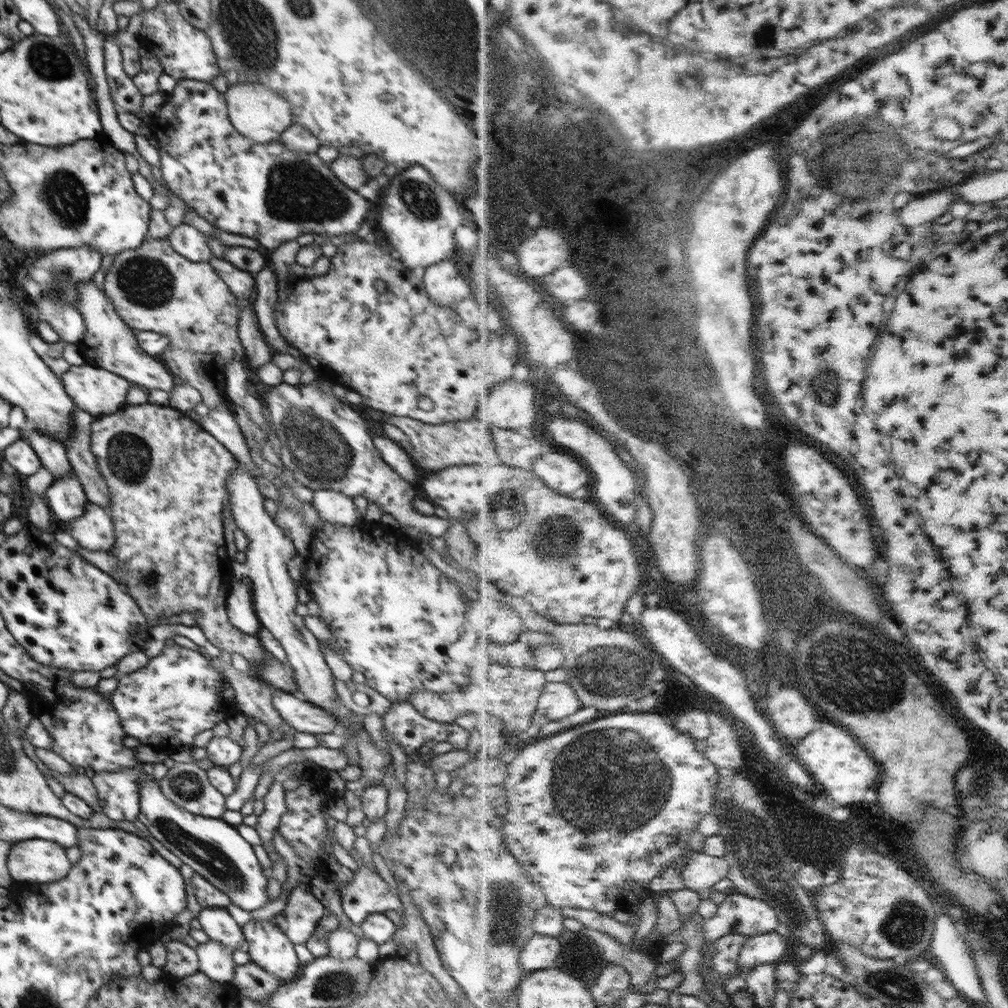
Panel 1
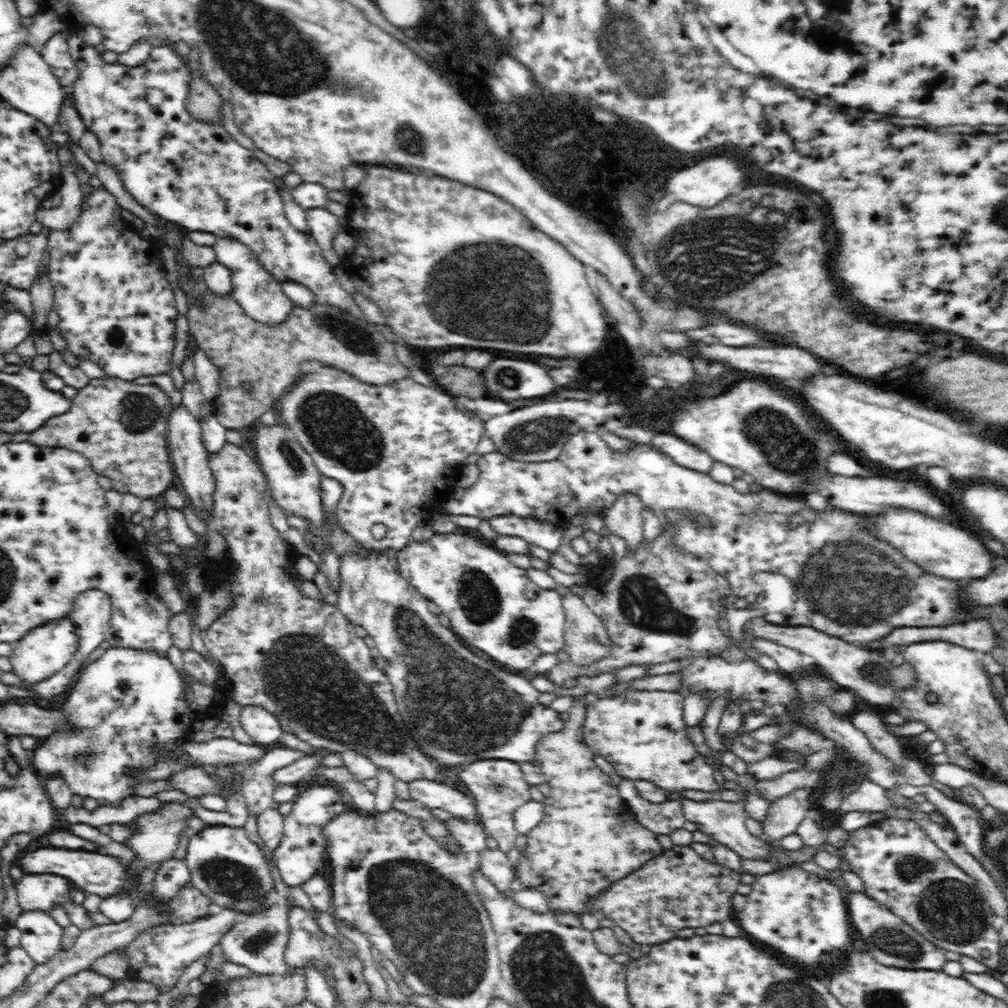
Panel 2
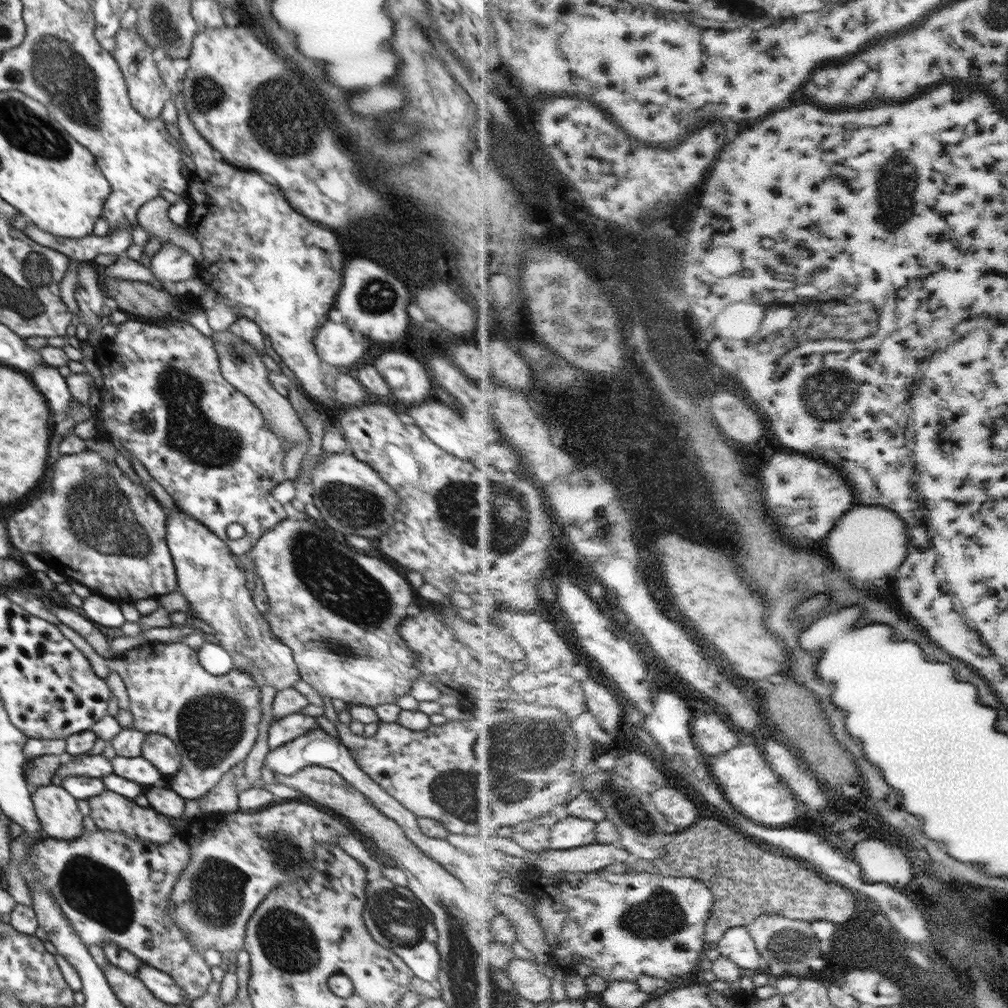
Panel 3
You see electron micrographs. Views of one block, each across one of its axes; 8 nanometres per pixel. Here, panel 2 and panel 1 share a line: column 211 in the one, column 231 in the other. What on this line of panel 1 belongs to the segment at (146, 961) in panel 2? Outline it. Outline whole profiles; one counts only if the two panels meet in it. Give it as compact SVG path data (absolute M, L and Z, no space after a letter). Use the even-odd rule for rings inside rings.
M218 906L203 908L197 919L210 940L226 948L236 948L237 945L245 942L243 927L236 923L227 909Z

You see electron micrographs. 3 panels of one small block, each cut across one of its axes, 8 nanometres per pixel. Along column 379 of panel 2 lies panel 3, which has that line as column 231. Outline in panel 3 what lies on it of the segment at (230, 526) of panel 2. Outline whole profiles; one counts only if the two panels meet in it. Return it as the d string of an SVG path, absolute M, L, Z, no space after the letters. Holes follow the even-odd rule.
M156 641L150 645L138 646L137 650L131 649L128 653L132 654L132 656L130 656L130 664L126 664L126 666L130 666L132 670L130 670L130 672L118 672L118 674L122 678L122 681L124 681L126 689L128 690L128 697L130 697L129 711L134 715L134 723L129 727L129 729L140 730L145 734L162 734L175 743L176 749L178 750L182 760L182 765L176 774L171 775L172 780L170 780L170 784L172 784L172 788L178 788L178 790L174 790L174 792L177 792L178 796L181 796L186 801L188 799L198 799L200 796L206 794L210 788L214 788L214 786L222 780L224 774L240 762L243 762L250 751L252 751L252 747L256 743L256 738L258 738L260 722L262 722L261 688L259 687L259 684L253 680L253 676L250 675L250 673L240 671L240 669L236 667L230 669L228 673L223 674L221 677L208 674L208 671L206 671L206 669L204 669L200 664L197 651L182 641L172 641L168 643Z

